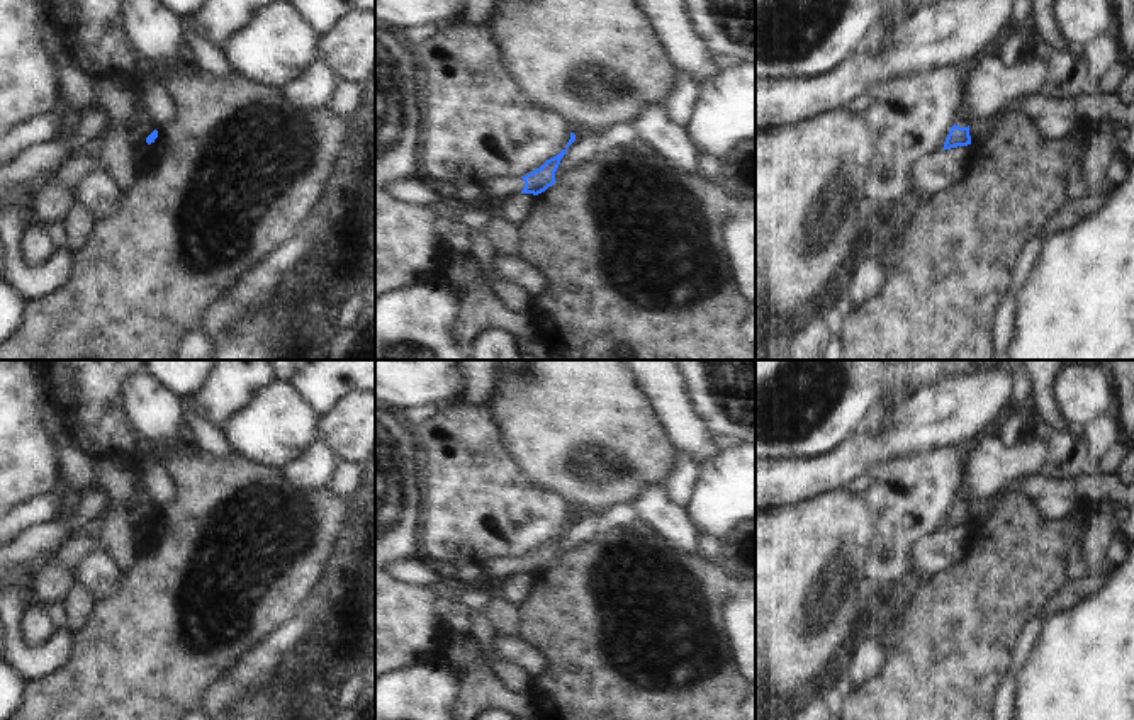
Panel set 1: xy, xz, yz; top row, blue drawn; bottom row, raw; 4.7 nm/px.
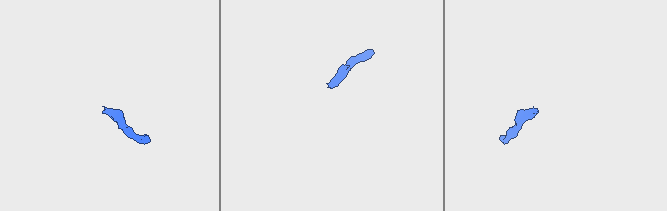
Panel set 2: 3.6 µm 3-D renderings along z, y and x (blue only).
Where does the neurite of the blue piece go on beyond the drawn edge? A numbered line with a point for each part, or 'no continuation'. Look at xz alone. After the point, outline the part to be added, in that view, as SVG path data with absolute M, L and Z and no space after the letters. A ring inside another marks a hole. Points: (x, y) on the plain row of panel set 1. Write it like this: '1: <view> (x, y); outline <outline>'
1: xz (498, 569); outline M521 557L494 559L484 562L482 565L486 574L496 582L501 582L514 574L519 574L525 569L525 562Z

